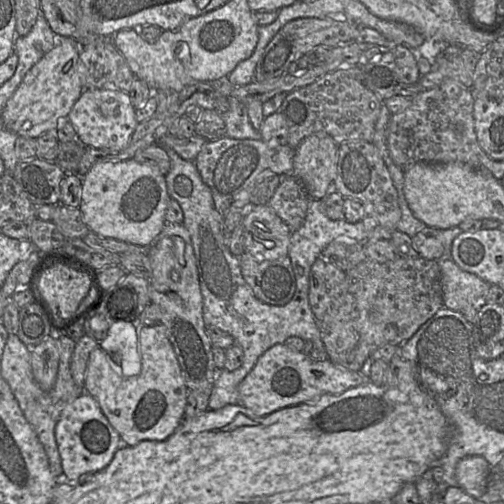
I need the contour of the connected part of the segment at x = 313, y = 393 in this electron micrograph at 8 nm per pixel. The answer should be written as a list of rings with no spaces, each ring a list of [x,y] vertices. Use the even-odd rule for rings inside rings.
[[[275,344],[265,351],[238,386],[240,405],[255,416],[264,417],[275,411],[312,402],[325,394],[339,395],[367,380],[360,371],[354,372],[333,364],[328,359],[313,360],[286,344]]]

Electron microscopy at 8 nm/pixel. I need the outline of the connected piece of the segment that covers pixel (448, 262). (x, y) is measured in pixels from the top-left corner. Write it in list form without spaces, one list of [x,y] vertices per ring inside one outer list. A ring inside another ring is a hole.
[[[451,258],[439,259],[443,288],[443,306],[462,312],[465,308],[479,307],[490,284],[461,269]]]

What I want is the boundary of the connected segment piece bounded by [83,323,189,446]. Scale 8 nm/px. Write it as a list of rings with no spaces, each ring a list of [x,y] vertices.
[[[158,323],[153,326],[143,325],[136,329],[141,355],[141,372],[131,377],[117,374],[107,361],[107,353],[97,346],[90,352],[83,386],[83,390],[98,401],[107,420],[128,446],[135,446],[145,440],[163,441],[172,435],[183,421],[189,392],[174,349],[167,338],[166,327]]]

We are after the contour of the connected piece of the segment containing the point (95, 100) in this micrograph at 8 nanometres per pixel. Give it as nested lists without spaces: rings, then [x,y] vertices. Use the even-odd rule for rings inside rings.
[[[108,88],[84,89],[68,114],[68,120],[77,133],[77,139],[84,146],[95,149],[124,150],[138,125],[129,94]]]

